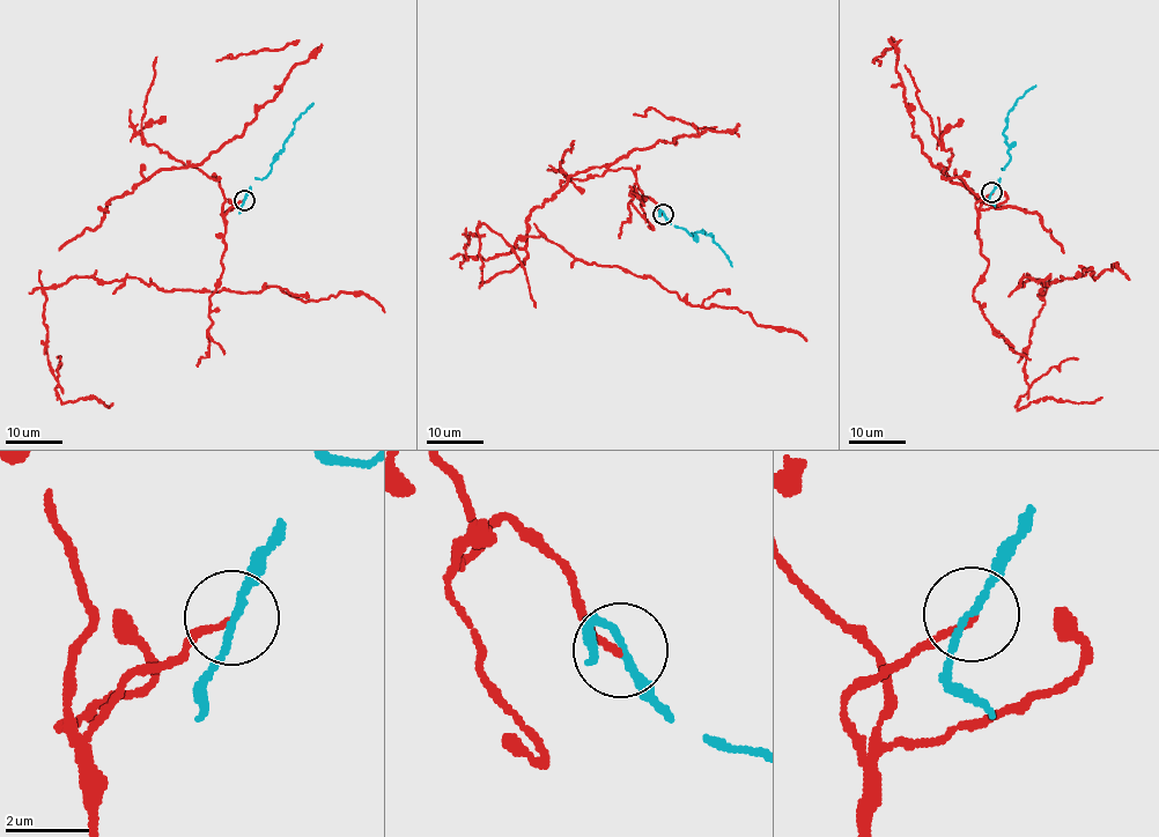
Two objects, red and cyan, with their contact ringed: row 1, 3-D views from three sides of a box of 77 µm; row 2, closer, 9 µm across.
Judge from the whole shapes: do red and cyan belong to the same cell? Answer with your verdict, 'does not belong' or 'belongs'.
does not belong

